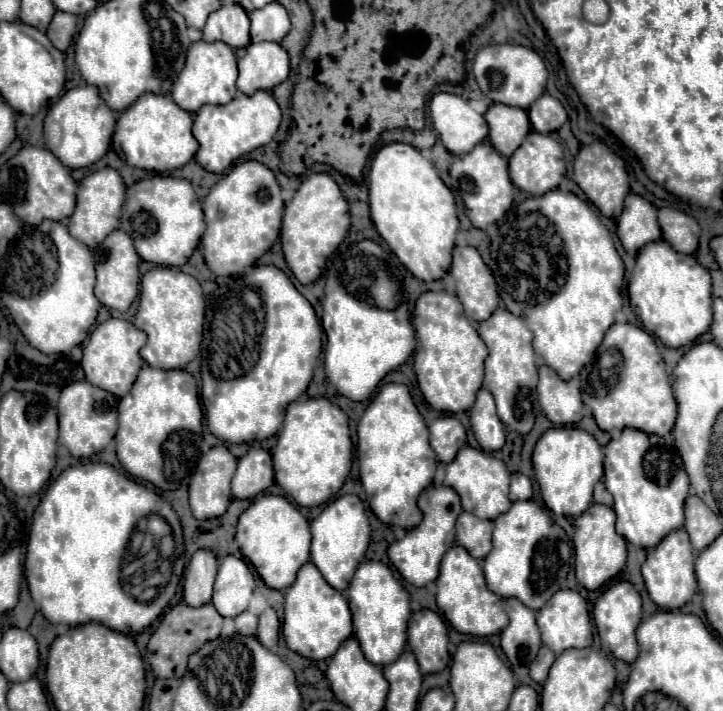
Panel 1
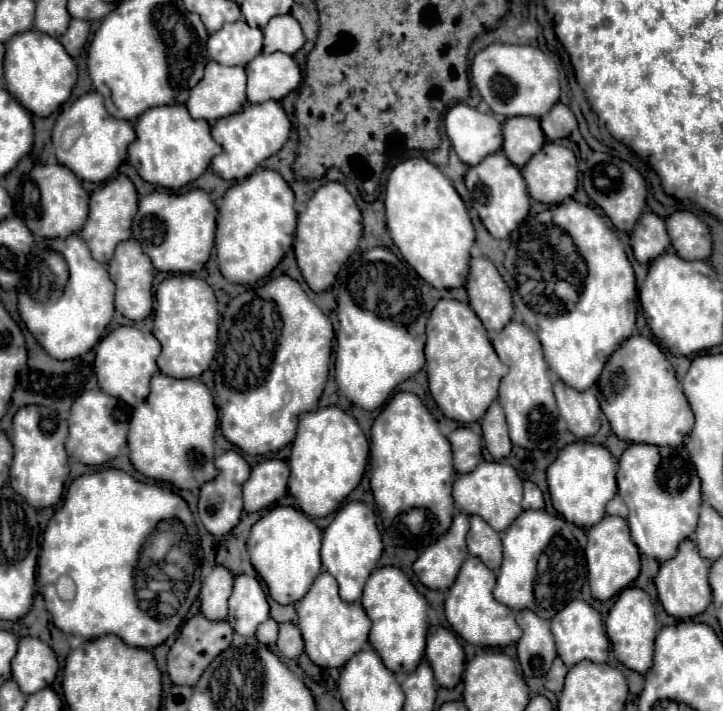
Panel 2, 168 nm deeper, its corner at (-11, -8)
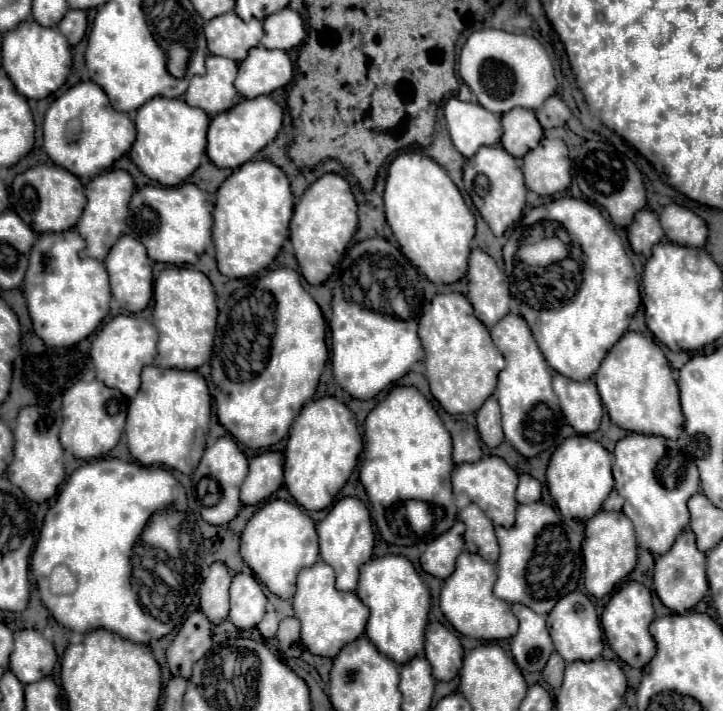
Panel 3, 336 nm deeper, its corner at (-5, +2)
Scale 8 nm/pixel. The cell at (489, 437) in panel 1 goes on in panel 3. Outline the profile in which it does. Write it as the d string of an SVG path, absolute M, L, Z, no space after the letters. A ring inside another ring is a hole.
M489 396L485 404L477 412L477 430L481 440L489 448L497 448L503 442L503 430L501 430L501 412L495 396Z

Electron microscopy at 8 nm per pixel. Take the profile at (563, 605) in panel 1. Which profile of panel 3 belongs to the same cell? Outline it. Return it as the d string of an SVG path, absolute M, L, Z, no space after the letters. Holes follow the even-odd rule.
M569 592L569 596L563 596L555 604L555 608L547 614L547 628L555 644L555 650L561 654L565 662L595 660L603 652L603 632L601 632L601 624L599 624L595 606L581 592Z

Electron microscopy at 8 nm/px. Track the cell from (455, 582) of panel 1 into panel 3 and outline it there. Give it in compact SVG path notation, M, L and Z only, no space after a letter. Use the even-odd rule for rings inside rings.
M467 550L459 554L457 568L445 580L441 588L441 602L439 602L441 612L457 632L477 640L505 640L517 632L517 618L513 616L511 606L495 598L493 594L495 580L497 580L497 574L491 562Z

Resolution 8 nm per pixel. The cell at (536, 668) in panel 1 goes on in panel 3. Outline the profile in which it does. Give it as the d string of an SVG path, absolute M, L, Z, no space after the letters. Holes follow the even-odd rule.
M553 652L553 656L549 658L549 662L547 662L547 666L543 668L543 678L545 678L545 682L553 688L553 690L557 690L559 686L561 686L561 680L563 680L563 668L565 668L565 662L563 662L563 658L557 654L557 652Z

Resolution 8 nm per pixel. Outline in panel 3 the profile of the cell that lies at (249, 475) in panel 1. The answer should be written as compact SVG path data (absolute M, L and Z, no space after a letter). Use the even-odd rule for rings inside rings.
M263 452L249 462L249 474L241 484L241 502L259 504L283 484L283 454Z

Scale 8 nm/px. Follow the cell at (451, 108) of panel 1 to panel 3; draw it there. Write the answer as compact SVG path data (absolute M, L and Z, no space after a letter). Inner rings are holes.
M449 98L445 104L445 122L455 148L471 158L481 146L493 146L501 138L501 118L481 104Z

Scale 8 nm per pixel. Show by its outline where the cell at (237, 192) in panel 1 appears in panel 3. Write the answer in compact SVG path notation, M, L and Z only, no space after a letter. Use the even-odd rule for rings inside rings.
M251 160L237 168L217 190L213 212L213 244L219 272L229 278L247 278L273 262L289 236L293 194L287 176L269 160Z

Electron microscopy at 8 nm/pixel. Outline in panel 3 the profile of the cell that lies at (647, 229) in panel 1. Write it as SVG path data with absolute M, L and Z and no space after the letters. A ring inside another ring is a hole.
M643 208L637 212L633 224L629 226L629 244L633 252L649 258L653 244L657 244L663 238L661 224L657 220L657 214L649 208Z

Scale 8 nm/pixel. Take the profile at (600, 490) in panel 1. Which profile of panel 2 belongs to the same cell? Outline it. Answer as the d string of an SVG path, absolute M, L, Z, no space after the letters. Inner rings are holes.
M615 496L615 498L607 504L607 514L615 514L615 516L621 516L621 518L627 518L629 510L627 510L625 502L621 500L621 496Z

